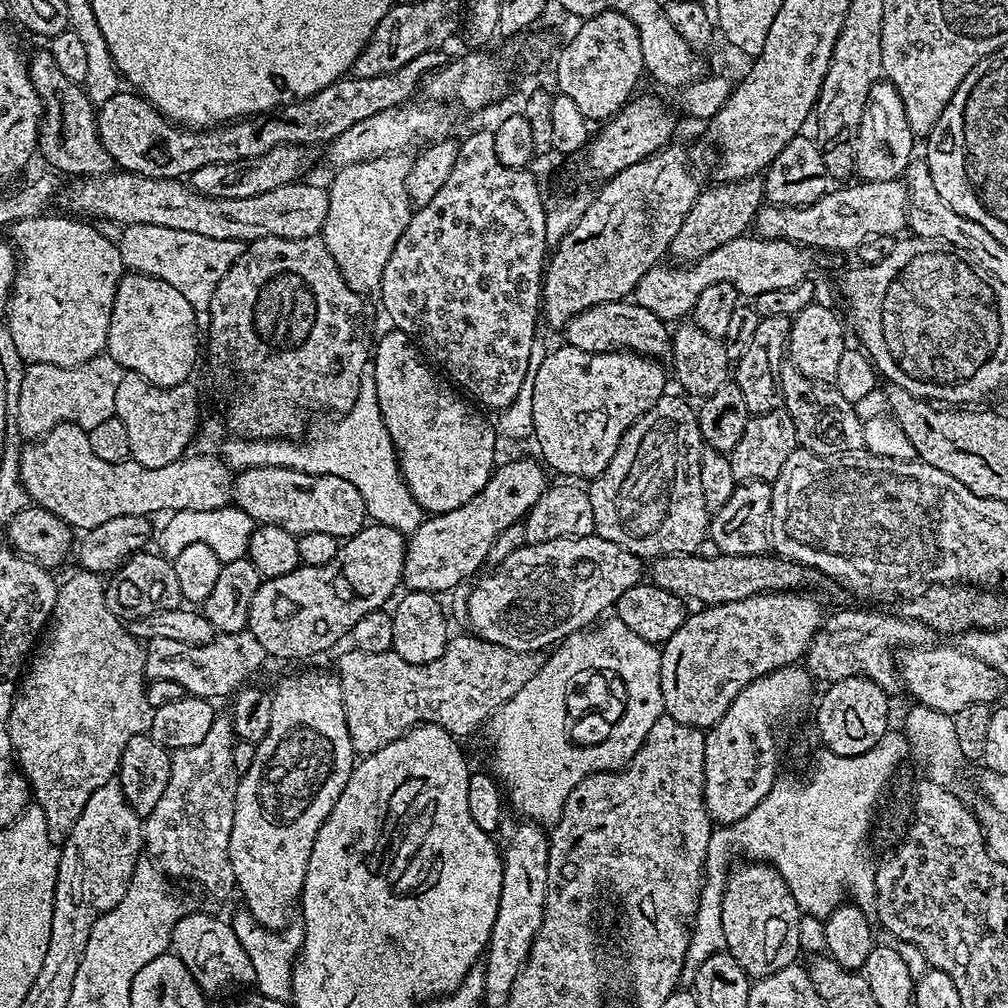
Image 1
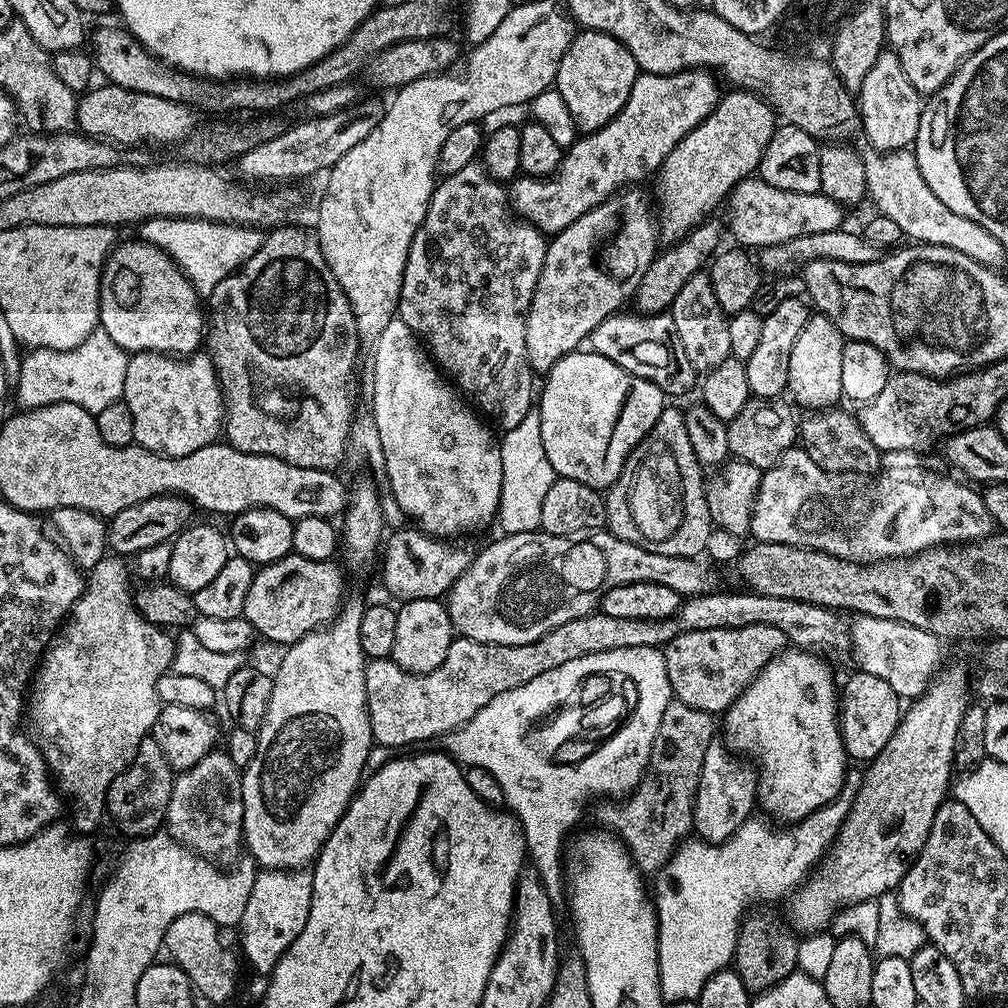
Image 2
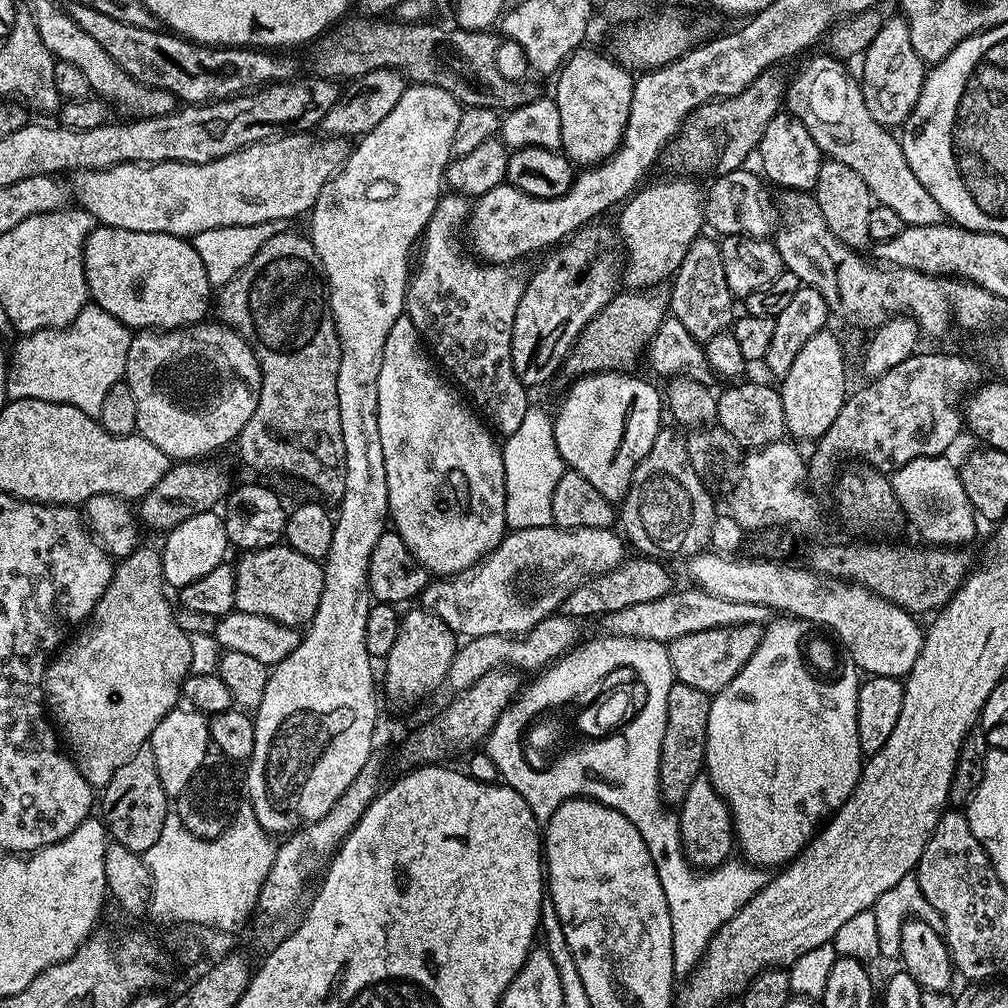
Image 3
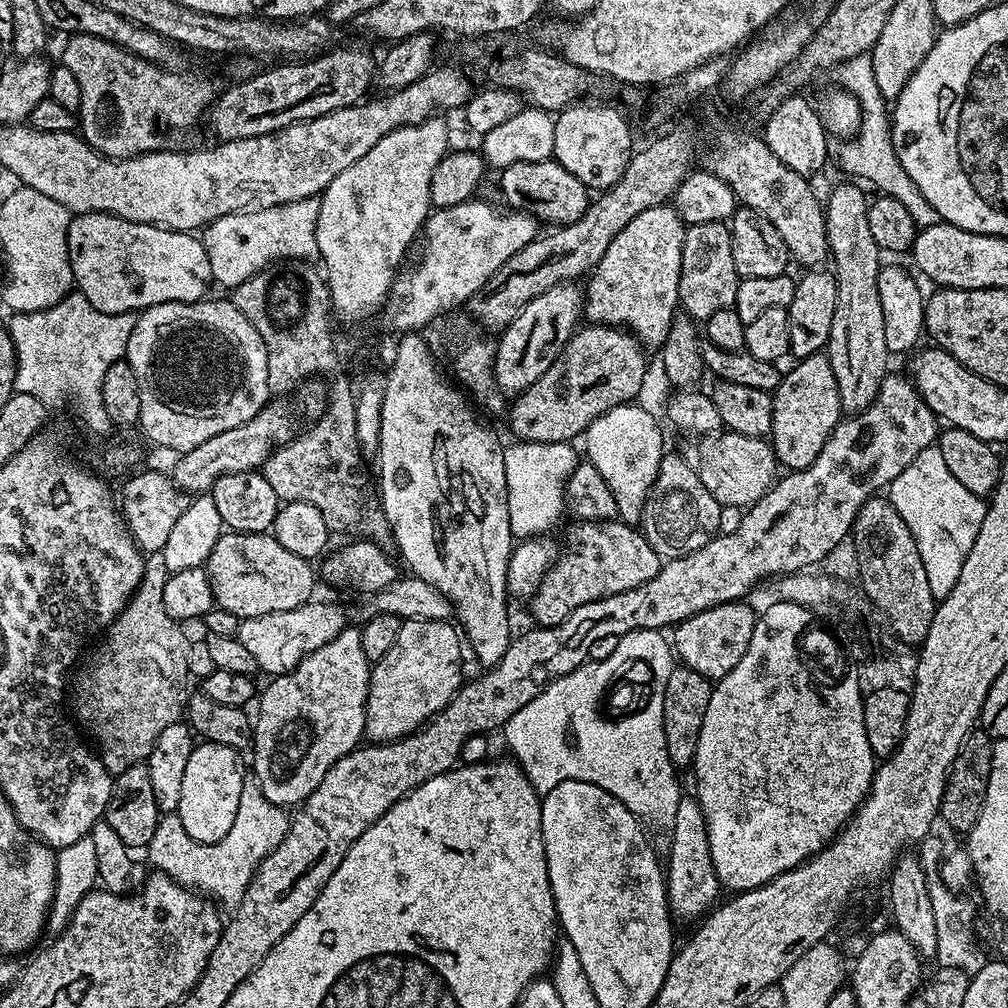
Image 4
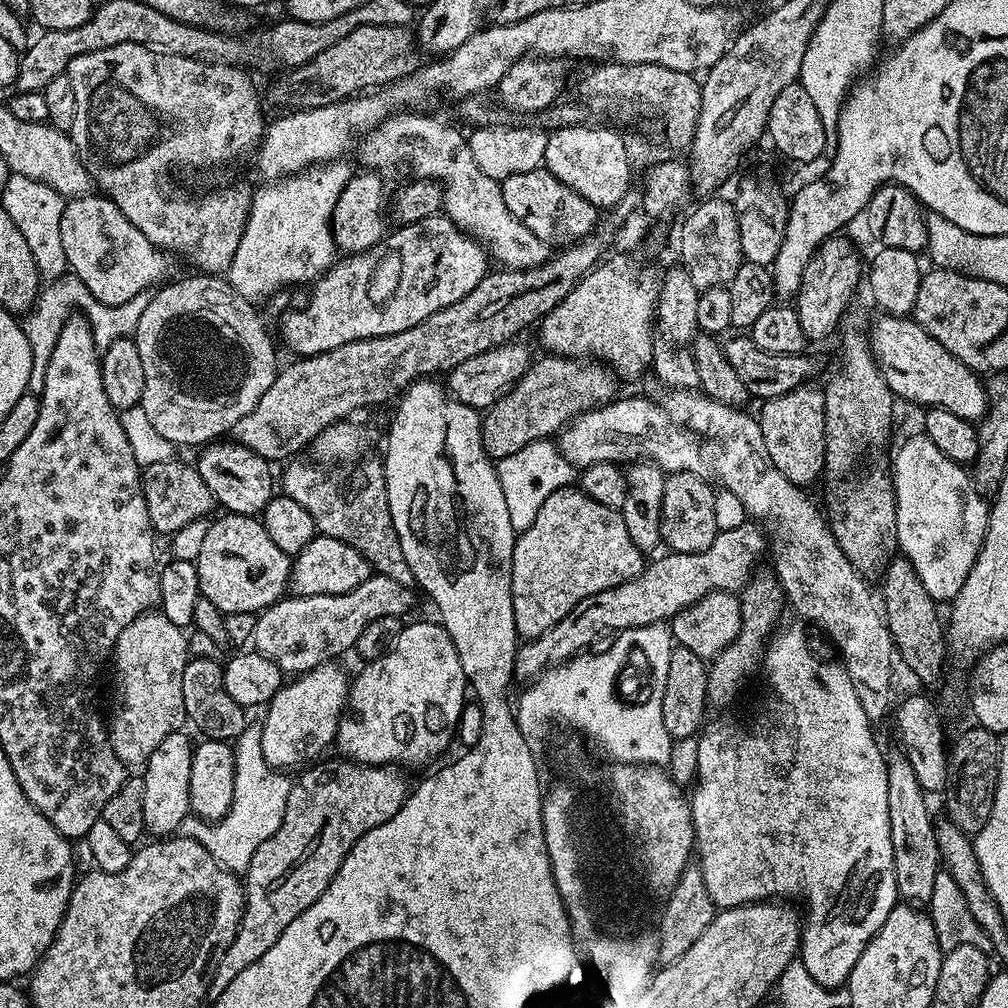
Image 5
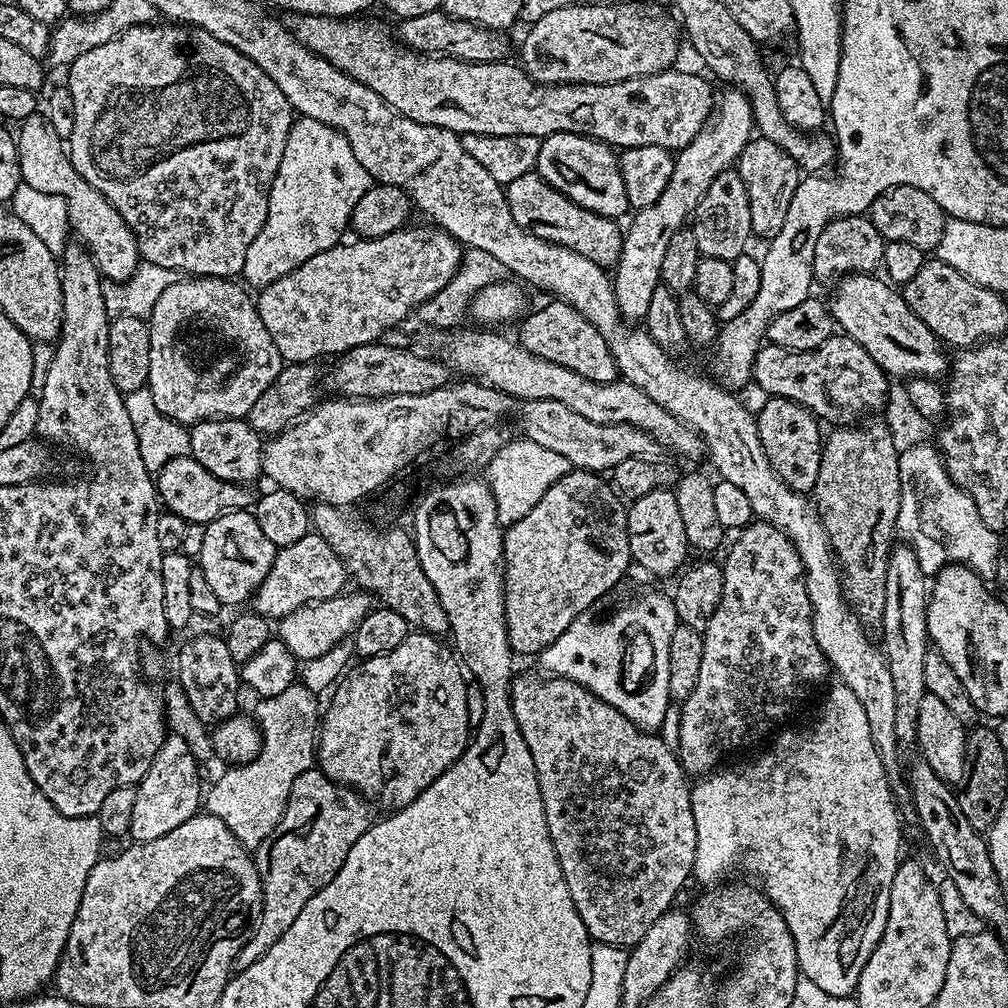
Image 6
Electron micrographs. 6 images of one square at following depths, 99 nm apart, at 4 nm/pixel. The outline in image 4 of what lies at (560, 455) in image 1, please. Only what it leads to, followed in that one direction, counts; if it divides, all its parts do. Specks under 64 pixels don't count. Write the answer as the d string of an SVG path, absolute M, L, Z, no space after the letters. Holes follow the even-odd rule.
M640 402L619 404L602 414L583 432L587 463L592 464L606 478L610 494L614 494L616 515L625 524L639 525L644 518L648 492L666 455L664 436L656 420Z

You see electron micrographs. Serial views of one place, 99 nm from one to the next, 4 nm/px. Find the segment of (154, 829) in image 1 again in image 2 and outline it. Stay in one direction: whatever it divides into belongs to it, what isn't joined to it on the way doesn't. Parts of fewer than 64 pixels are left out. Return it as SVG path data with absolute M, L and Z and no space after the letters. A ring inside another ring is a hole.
M227 751L208 752L202 762L194 762L194 766L179 773L172 781L172 793L163 822L167 835L183 848L189 848L217 866L235 865L242 856L244 835L241 790L241 769L229 765Z

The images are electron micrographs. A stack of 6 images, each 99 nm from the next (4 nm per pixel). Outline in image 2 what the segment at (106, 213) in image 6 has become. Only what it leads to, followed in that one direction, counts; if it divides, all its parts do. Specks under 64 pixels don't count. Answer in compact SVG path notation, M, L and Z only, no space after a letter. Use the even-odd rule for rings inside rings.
M133 238L117 243L104 264L99 327L126 353L163 352L183 358L205 343L206 312L201 296L167 252L147 240Z

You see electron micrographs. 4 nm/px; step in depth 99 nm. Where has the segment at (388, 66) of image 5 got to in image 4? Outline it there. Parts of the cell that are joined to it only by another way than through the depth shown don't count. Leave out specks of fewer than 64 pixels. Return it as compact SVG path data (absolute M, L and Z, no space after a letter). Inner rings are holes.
M336 48L299 62L276 62L273 68L257 71L249 80L233 83L224 93L219 93L212 107L206 113L206 124L212 127L217 141L237 140L238 138L254 138L262 134L270 134L282 130L288 124L297 124L303 120L322 118L334 110L349 108L352 104L361 103L365 99L368 87L373 87L377 61L372 60L368 52L360 48Z

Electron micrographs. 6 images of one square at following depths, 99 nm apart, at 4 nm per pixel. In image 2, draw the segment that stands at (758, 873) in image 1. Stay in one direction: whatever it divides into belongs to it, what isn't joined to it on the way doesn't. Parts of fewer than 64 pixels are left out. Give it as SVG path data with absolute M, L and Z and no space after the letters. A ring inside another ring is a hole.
M749 911L743 917L736 939L734 970L742 978L742 986L750 994L759 994L780 984L797 971L798 936L776 912Z

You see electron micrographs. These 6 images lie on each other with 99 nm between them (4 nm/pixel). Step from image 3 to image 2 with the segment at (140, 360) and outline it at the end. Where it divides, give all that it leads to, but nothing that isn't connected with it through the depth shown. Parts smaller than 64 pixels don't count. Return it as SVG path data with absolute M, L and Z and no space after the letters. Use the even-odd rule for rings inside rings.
M163 352L131 353L122 402L130 410L130 418L134 418L135 443L151 452L159 452L161 456L185 456L194 454L194 450L202 450L202 446L213 443L221 435L226 419L224 391L212 357L207 354L181 358L165 356Z

